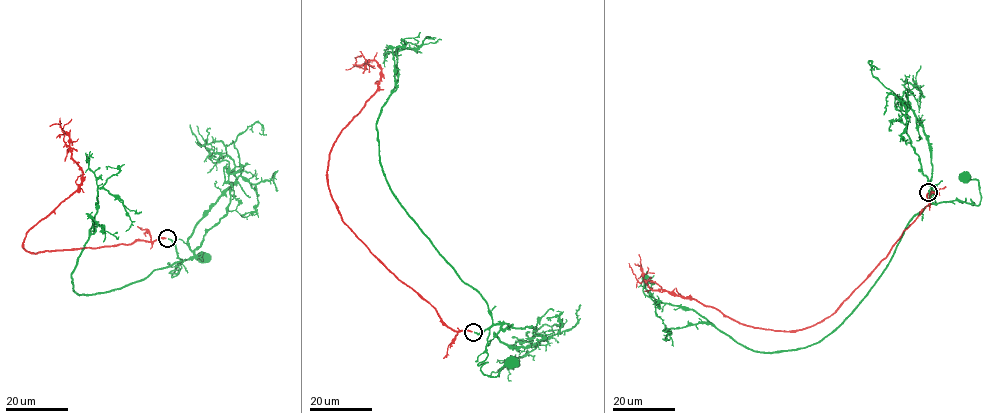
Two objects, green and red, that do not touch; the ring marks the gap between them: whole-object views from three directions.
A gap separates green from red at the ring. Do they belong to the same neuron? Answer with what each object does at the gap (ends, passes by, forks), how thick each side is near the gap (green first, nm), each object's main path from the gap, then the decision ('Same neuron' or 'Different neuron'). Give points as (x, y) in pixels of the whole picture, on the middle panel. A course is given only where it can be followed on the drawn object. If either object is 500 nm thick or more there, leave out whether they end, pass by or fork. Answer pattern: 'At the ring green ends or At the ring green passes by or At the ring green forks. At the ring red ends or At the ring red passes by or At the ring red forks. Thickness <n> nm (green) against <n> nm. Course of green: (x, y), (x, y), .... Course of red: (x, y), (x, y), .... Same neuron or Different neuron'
At the ring green ends. At the ring red ends. Thickness 180 nm (green) against 200 nm. Course of green: (474, 332), (488, 329), (487, 356), (478, 364), (487, 362), (480, 369), (483, 375), (498, 375), (510, 362). Course of red: (472, 332), (446, 326), (342, 219), (327, 173), (331, 147), (376, 90), (381, 68), (369, 60), (346, 70). Same neuron

